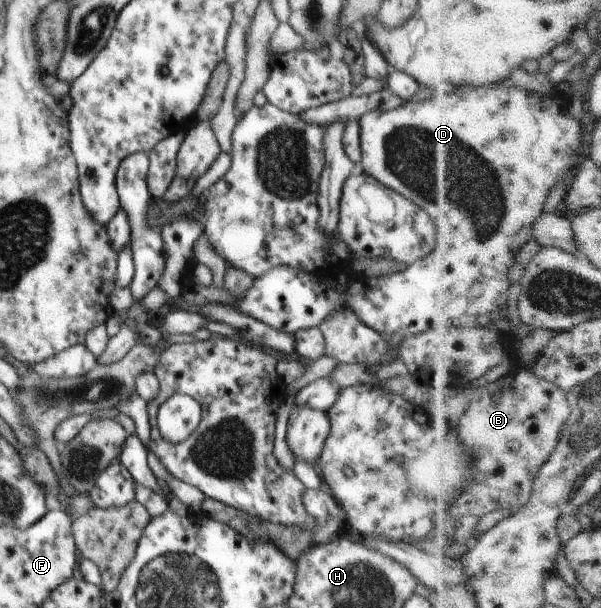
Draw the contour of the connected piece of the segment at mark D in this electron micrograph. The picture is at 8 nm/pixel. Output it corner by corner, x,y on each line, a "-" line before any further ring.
483,86
479,88
467,87
465,89
459,89
457,92
449,95
431,96
425,100
419,100
419,102
409,101
401,102
400,106
396,107
396,110
391,111
371,111
368,114
363,115
359,119
360,127
360,146
361,146
361,163
363,166
363,173
369,174
372,178
375,178
378,182
381,182
383,186
395,190
400,197
407,198
410,202
415,202
416,206
427,210
427,215
431,218
433,223
439,224
439,249
431,250
427,258
412,263
409,266
409,270
403,270
403,272
396,272
395,274
389,274
388,276
379,276
379,278
367,277
365,274
353,273
350,278
350,285
339,286
337,280
322,279
319,274
309,274
309,272
303,272
303,270
297,270
297,268
291,268
291,266
277,266
277,268
271,268
269,272
265,272
263,276
253,280
251,288
245,292
243,298
231,294
225,286
217,287
214,284
211,286
201,286
201,284
192,284
189,287
185,287
182,295
185,298
187,304
193,304
193,306
207,306
207,304
227,304
229,308
237,308
241,314
249,314
253,316
257,322
263,322
275,330
283,330
291,335
297,333
297,330
301,328
317,328
319,327
325,318
335,312
335,310
341,310
343,306
347,306
349,310
353,310
359,320
369,326
372,330
379,332
383,338
391,338
391,336
401,336
402,339
409,338
409,336
417,336
425,330
439,330
439,328
451,328
453,326
459,327
471,327
471,326
485,326
495,327
499,324
500,320
507,319
509,316
509,290
513,281
509,279
509,268
515,268
516,254
527,244
529,241
533,241
535,236
535,224
539,221
539,218
543,218
545,214
545,204
547,204
547,198
559,181
564,181
567,177
567,173
574,168
579,168
578,156
581,149
583,137
583,130
581,129
581,119
575,119
570,113
573,97
569,98
569,94
565,94
563,90
555,88
553,94
541,94
541,92
531,92
527,88
509,88
509,86

